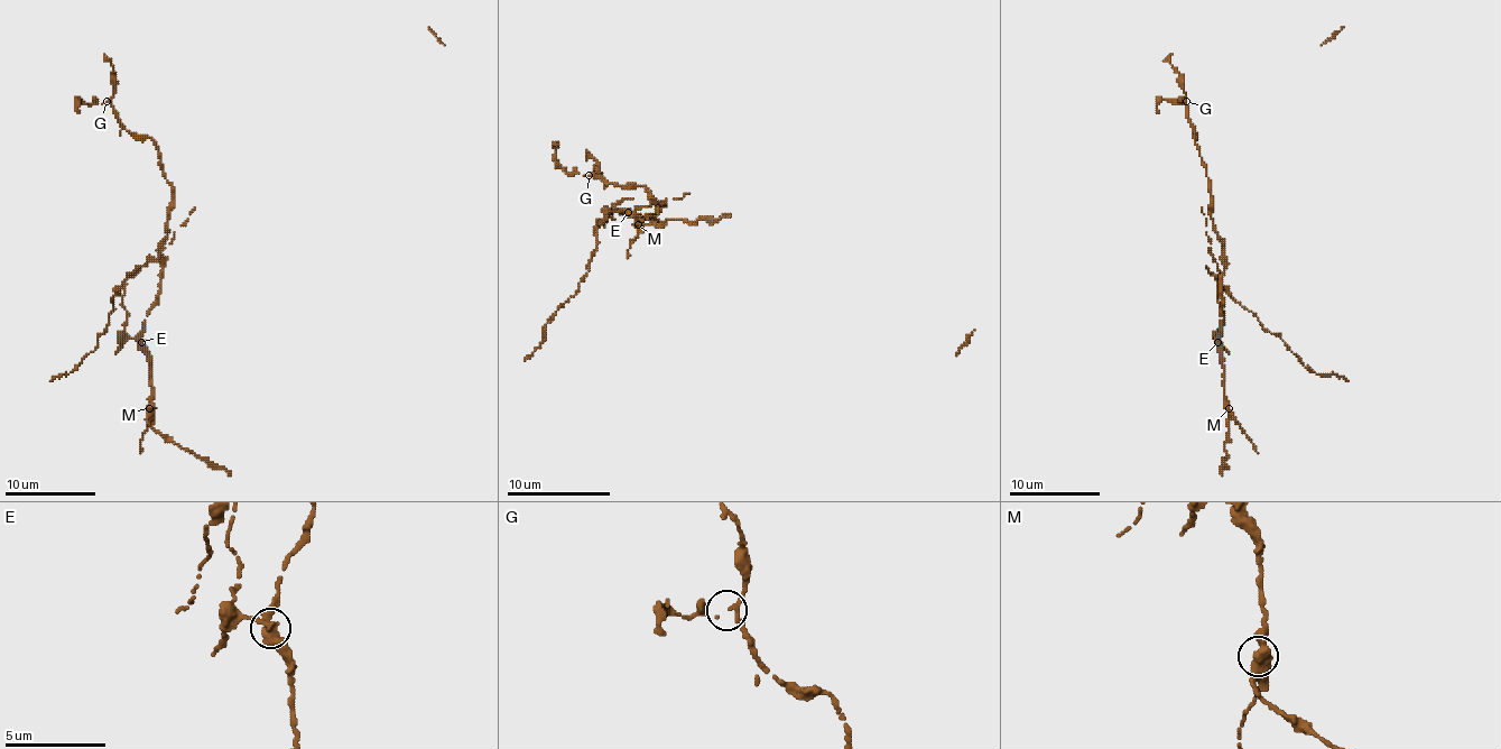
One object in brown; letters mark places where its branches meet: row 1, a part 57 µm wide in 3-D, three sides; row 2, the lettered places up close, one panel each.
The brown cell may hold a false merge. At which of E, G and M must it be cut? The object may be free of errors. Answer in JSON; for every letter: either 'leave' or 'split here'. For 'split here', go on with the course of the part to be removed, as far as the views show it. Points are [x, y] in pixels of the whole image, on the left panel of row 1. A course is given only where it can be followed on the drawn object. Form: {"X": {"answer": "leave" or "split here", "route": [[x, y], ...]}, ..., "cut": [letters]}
{"E": {"answer": "split here", "route": [[140, 342], [124, 331], [124, 284], [113, 297], [113, 311], [98, 347], [68, 375], [51, 381]]}, "G": {"answer": "leave"}, "M": {"answer": "leave"}, "cut": ["E"]}

